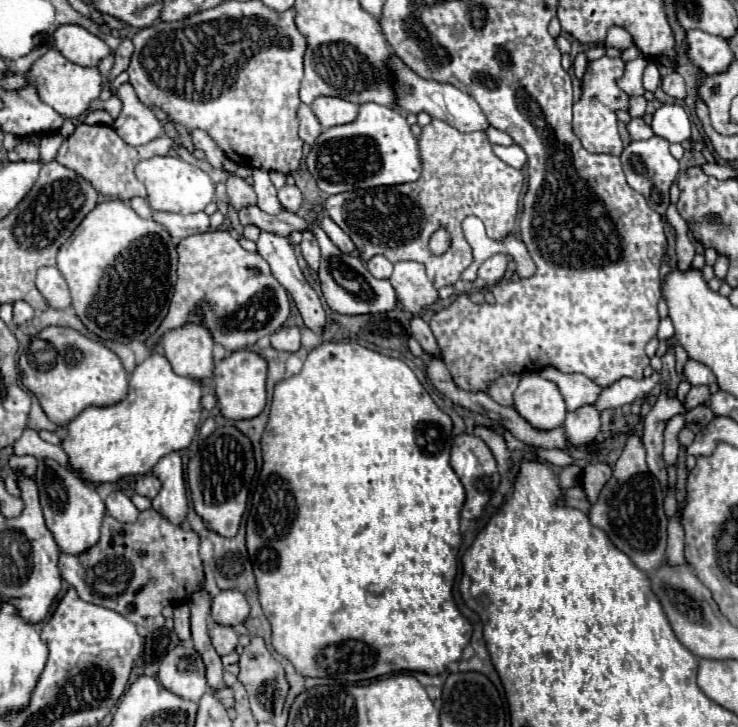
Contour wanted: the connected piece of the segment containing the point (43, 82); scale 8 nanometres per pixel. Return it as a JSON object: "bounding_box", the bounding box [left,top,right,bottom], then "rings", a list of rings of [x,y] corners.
{"bounding_box":[29,49,105,119],"rings":[[[49,49],[41,59],[33,63],[29,69],[29,83],[33,83],[39,91],[39,97],[43,103],[51,105],[57,113],[61,113],[65,119],[79,119],[79,115],[87,113],[91,103],[99,99],[103,91],[105,77],[99,73],[97,67],[81,67],[71,61],[67,61],[57,49]]]}

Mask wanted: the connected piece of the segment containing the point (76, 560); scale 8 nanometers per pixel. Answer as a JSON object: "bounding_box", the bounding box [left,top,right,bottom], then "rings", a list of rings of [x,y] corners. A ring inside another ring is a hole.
{"bounding_box":[59,509,203,631],"rings":[[[153,509],[141,511],[137,523],[119,523],[105,515],[99,543],[79,555],[61,551],[59,571],[83,601],[113,609],[149,631],[163,627],[161,611],[165,605],[189,599],[203,579],[197,533],[173,527]]]}

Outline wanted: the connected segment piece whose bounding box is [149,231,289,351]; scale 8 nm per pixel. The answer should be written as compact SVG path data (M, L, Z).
M207 231L185 237L177 245L177 251L179 269L175 295L167 317L149 343L155 343L163 333L181 327L195 307L203 309L205 325L213 335L213 341L221 343L227 351L249 347L263 335L273 335L287 321L289 299L285 287L277 283L269 263L259 253L247 253L227 231Z

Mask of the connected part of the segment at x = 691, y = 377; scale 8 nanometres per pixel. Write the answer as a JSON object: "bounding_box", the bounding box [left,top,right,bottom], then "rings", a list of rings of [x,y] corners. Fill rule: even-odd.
{"bounding_box":[683,359,719,393],"rings":[[[693,359],[687,361],[687,365],[683,369],[683,377],[687,377],[687,381],[691,385],[707,385],[711,389],[711,393],[719,391],[717,377],[713,375],[713,371],[709,371],[709,367],[705,367],[703,363],[697,363]]]}

